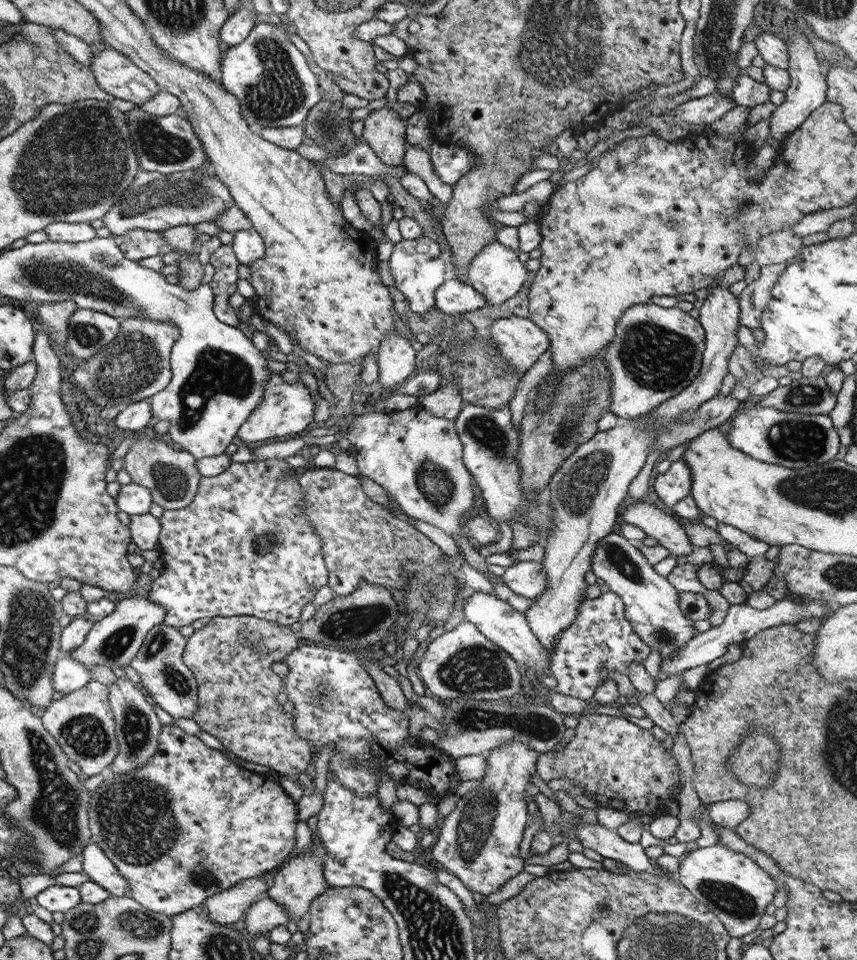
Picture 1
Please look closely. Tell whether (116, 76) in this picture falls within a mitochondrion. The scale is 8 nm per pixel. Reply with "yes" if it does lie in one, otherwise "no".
no

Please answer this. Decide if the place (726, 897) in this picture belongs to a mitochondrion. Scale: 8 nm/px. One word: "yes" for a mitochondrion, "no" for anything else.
yes

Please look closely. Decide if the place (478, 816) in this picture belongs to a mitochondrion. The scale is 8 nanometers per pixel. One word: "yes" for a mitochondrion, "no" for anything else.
yes

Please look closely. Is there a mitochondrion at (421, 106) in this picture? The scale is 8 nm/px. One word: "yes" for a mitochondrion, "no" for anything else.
no

